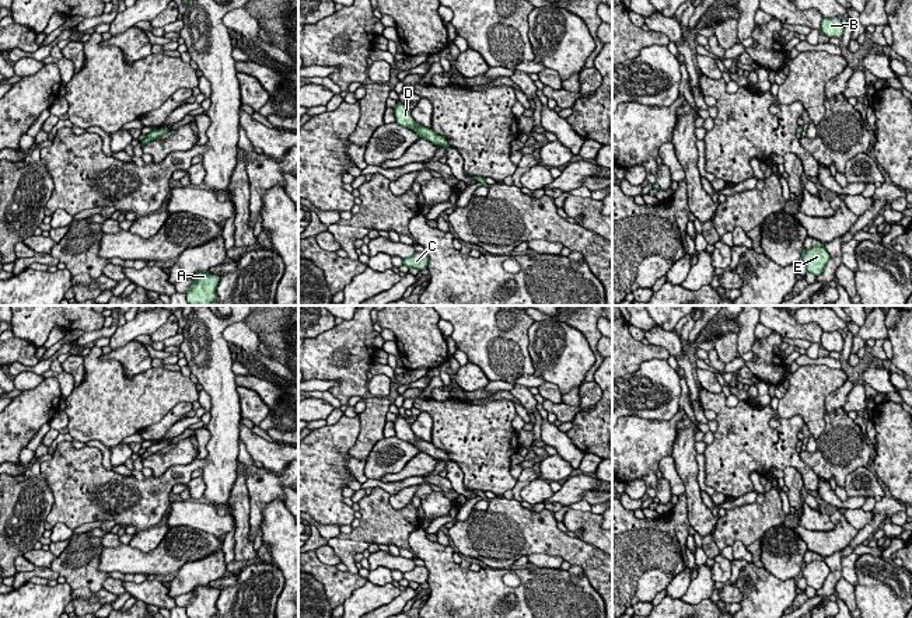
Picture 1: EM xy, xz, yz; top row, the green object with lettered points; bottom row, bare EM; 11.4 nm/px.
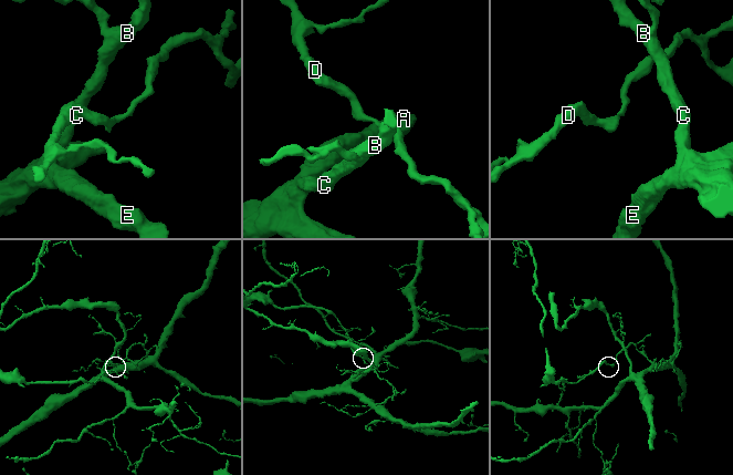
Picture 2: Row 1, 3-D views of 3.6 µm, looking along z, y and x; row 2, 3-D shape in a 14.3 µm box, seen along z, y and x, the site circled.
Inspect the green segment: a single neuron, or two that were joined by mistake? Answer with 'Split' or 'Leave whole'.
Split

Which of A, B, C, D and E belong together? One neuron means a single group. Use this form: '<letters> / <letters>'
A B C E / D

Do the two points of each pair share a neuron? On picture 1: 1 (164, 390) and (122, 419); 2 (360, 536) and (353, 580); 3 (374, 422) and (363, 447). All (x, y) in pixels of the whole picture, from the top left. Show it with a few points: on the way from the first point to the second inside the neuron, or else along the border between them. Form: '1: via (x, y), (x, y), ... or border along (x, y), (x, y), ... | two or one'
1: via (154, 393), (132, 409) | one
2: border along (348, 571), (357, 575) | two
3: via (371, 428), (364, 442) | one

